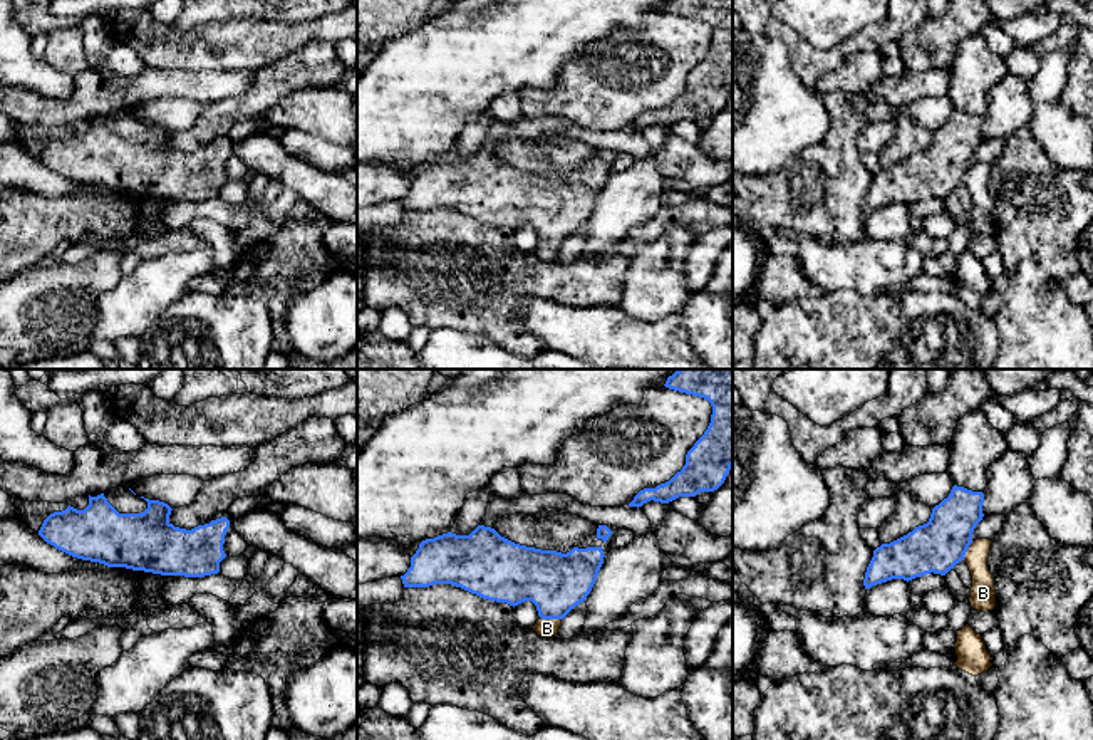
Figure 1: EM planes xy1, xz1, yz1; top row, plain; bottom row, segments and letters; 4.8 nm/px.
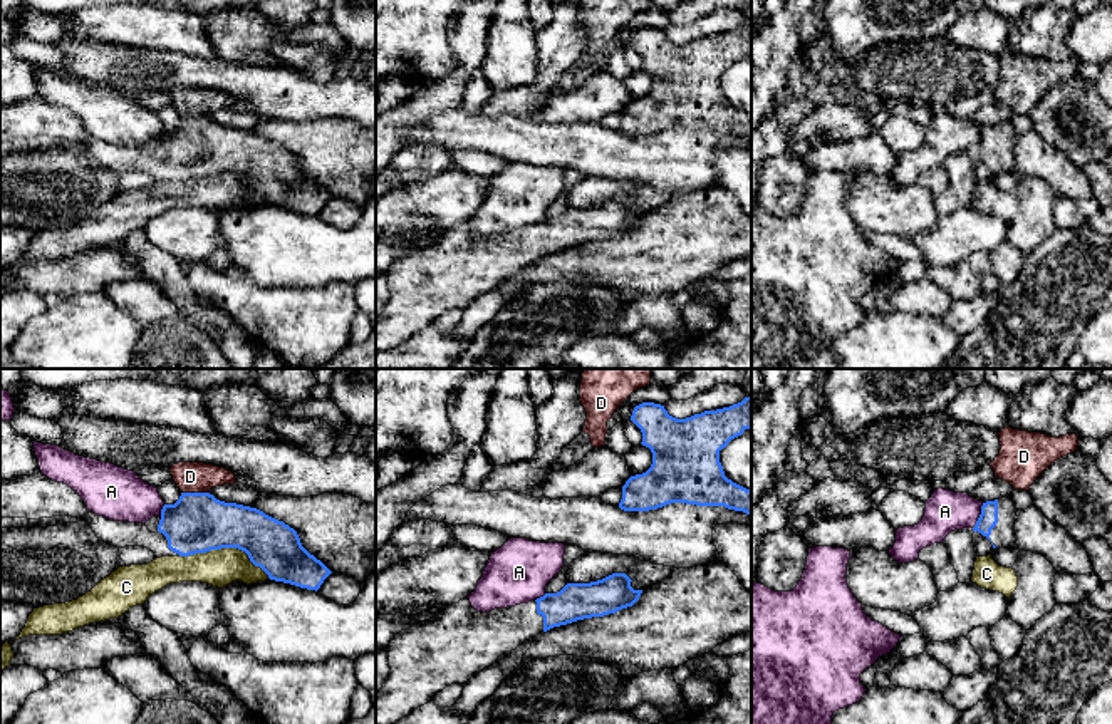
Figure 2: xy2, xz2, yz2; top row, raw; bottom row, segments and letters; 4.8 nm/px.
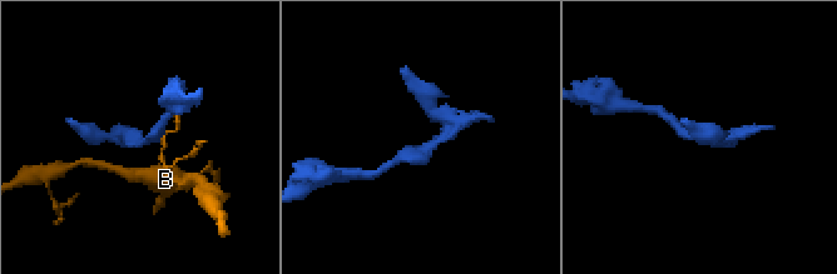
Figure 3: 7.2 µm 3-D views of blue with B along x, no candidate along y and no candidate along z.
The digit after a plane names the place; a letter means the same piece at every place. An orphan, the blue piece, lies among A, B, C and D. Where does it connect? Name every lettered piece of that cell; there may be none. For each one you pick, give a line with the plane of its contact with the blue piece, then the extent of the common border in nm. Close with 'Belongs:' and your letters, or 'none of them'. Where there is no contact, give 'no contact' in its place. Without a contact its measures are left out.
Belongs: none of them

